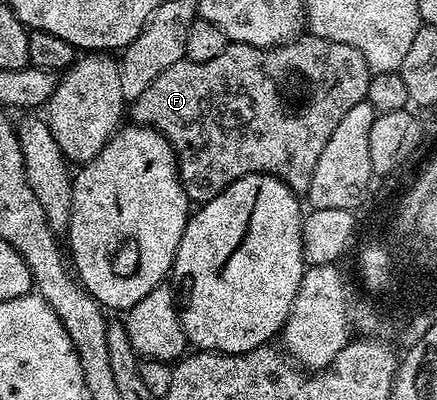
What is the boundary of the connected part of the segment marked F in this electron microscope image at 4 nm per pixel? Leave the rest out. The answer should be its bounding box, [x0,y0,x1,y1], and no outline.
[130,34,373,201]

